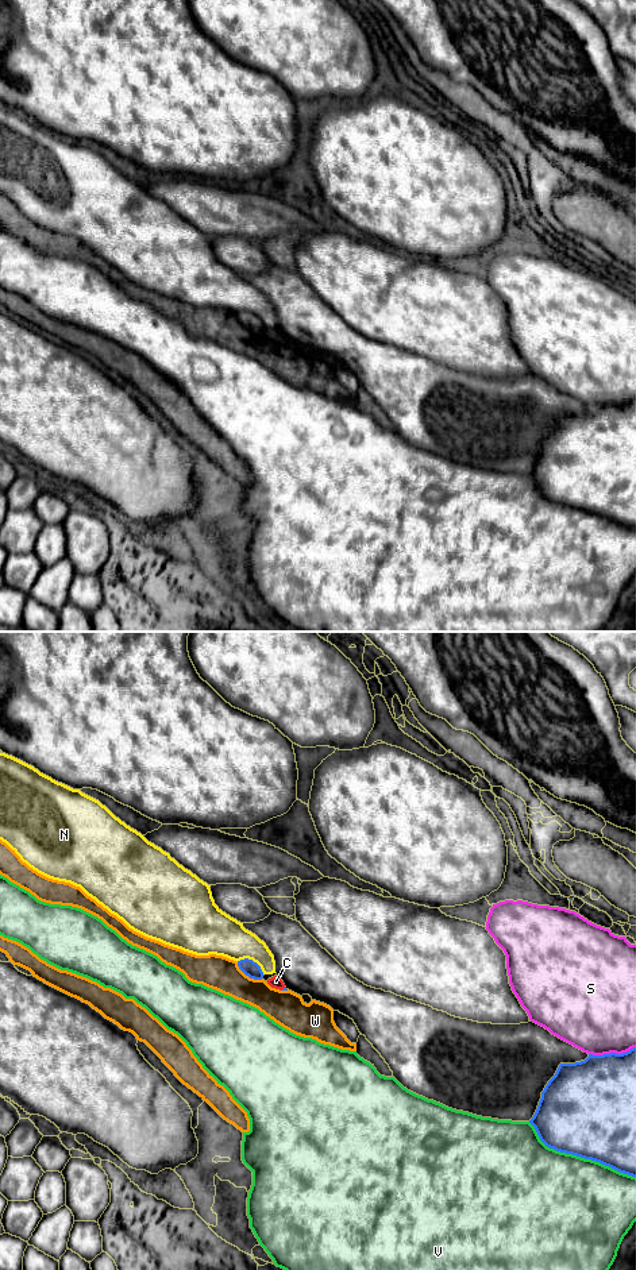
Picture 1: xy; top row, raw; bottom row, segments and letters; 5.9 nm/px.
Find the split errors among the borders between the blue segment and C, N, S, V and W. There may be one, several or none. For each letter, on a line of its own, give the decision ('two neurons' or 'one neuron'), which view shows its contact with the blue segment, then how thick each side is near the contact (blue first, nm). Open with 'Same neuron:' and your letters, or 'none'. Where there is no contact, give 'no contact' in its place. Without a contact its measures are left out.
Same neuron: none
C: two neurons | xy | 20/70 nm
N: two neurons | xy | 90/240 nm
S: two neurons | xy | 420/460 nm
V: two neurons | xy | 500/480 nm
W: two neurons | xy | 90/200 nm

